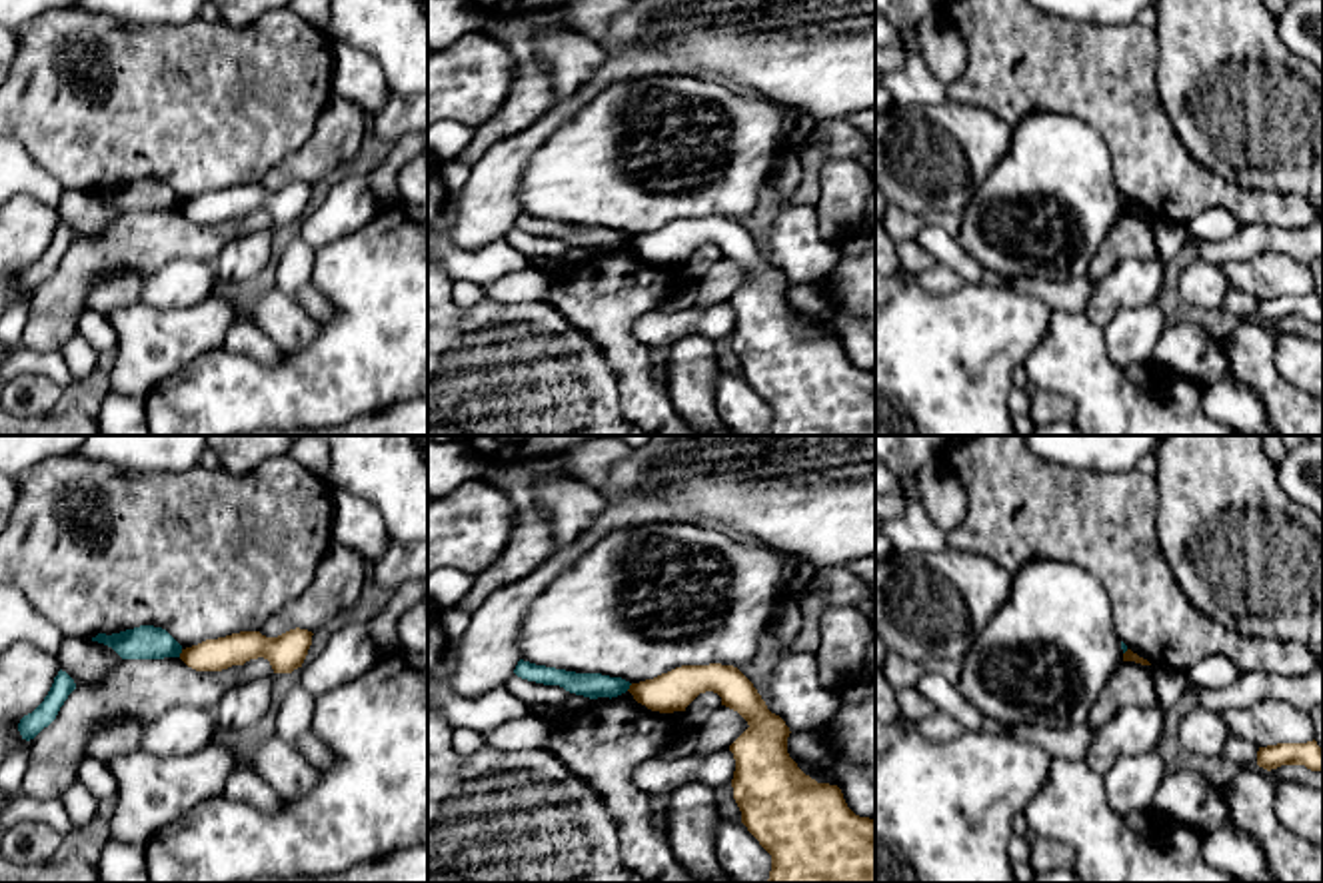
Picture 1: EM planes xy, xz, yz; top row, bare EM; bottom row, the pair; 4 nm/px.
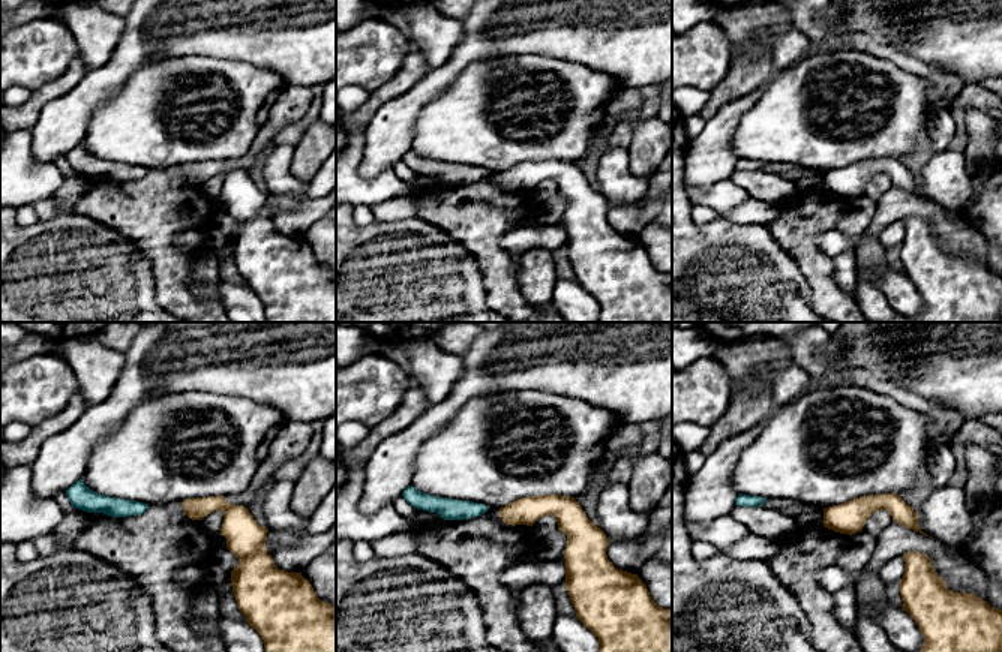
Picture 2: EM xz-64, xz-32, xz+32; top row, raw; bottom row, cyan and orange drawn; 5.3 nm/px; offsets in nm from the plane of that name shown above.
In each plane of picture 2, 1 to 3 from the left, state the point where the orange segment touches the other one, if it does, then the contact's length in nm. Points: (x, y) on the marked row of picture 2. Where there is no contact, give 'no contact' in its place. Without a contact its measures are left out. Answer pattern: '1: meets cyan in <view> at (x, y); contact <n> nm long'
1: no contact
2: no contact
3: no contact

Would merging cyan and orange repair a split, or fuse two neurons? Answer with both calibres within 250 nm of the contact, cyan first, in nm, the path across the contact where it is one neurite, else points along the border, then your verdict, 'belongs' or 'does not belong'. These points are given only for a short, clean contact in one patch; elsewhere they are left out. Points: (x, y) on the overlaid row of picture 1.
140/130 nm | along xy (182, 650), (178, 656) | does not belong

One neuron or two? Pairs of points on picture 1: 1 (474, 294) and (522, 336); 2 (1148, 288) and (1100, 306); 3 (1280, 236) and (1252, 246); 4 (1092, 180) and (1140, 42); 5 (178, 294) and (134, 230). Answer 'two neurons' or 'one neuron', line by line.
1: two neurons
2: one neuron
3: one neuron
4: two neurons
5: two neurons

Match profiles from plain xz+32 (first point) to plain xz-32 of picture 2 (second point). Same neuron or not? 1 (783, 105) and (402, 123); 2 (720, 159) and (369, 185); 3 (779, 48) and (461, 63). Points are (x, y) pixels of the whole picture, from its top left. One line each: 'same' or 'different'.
1: different
2: different
3: different

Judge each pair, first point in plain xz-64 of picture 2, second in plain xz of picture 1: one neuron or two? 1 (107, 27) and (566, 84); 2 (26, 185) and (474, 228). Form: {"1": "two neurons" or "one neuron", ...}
{"1": "one neuron", "2": "two neurons"}

